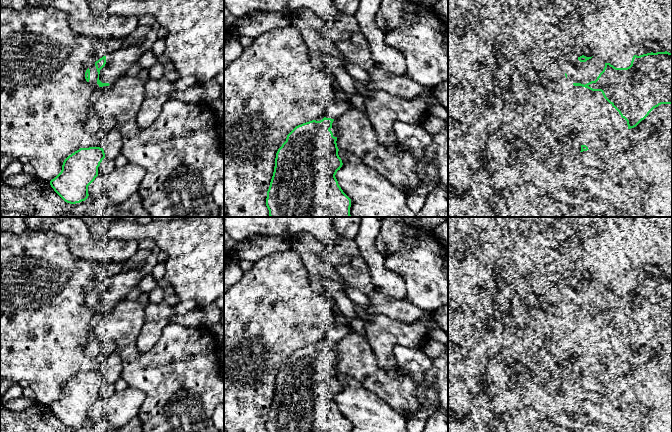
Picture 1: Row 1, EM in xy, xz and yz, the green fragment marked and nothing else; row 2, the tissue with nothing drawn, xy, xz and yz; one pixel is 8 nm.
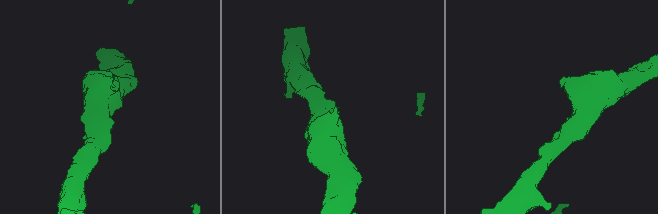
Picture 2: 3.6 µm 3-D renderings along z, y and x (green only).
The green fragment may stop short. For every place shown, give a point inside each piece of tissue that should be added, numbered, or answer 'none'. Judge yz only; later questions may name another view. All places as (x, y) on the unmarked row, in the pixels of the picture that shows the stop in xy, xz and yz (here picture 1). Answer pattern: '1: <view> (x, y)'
1: yz (577, 296)

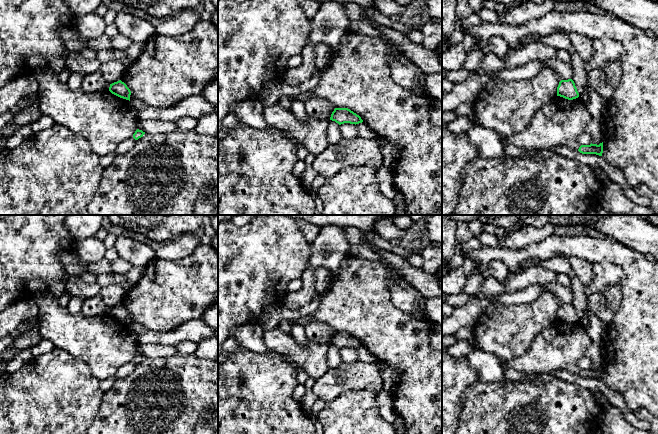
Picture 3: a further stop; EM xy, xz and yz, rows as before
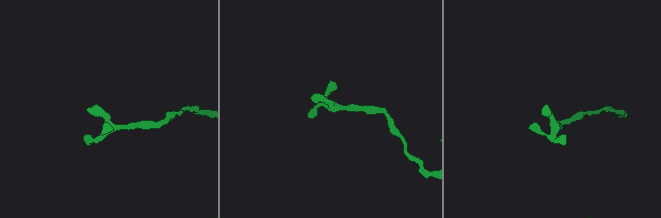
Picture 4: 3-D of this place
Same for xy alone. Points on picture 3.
none

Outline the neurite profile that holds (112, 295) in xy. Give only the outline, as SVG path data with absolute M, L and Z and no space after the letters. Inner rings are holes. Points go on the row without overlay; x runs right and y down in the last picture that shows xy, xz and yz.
M110 284L101 288L99 294L104 301L104 303L112 308L121 303L121 301L125 298L126 292L119 284Z

